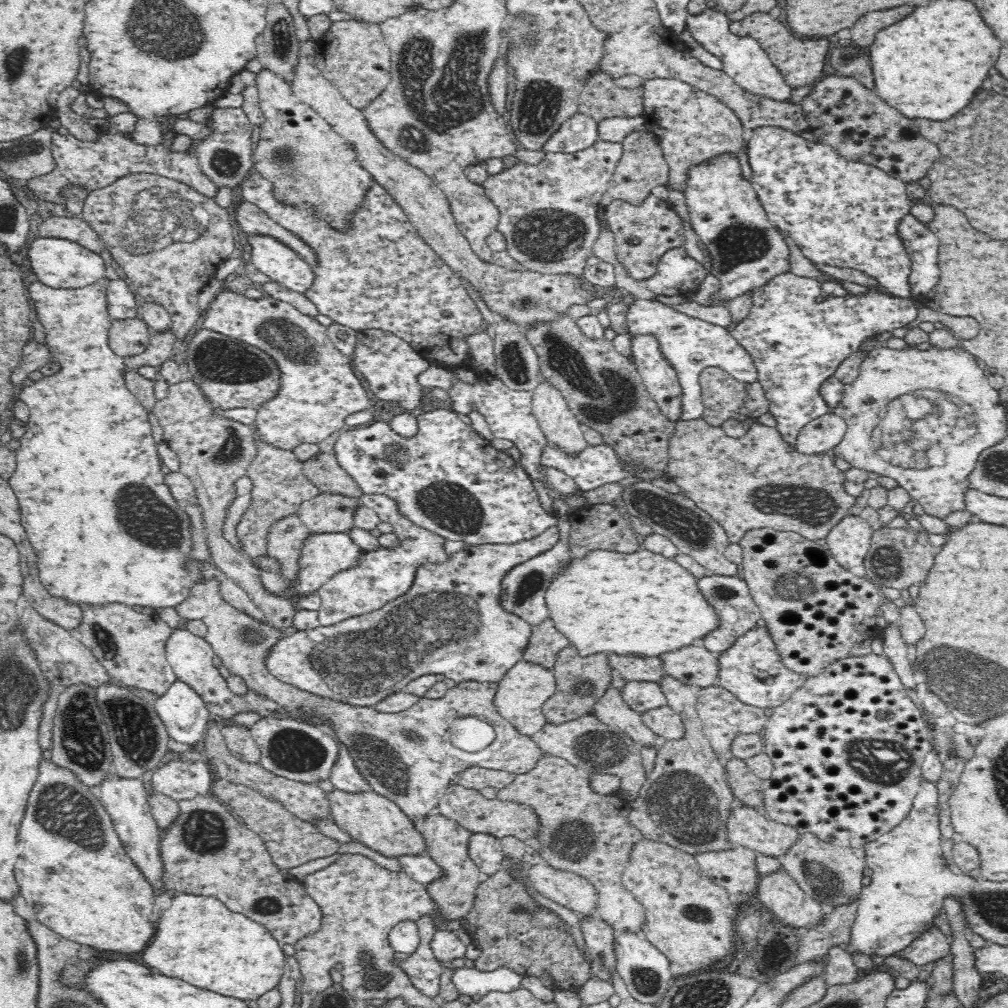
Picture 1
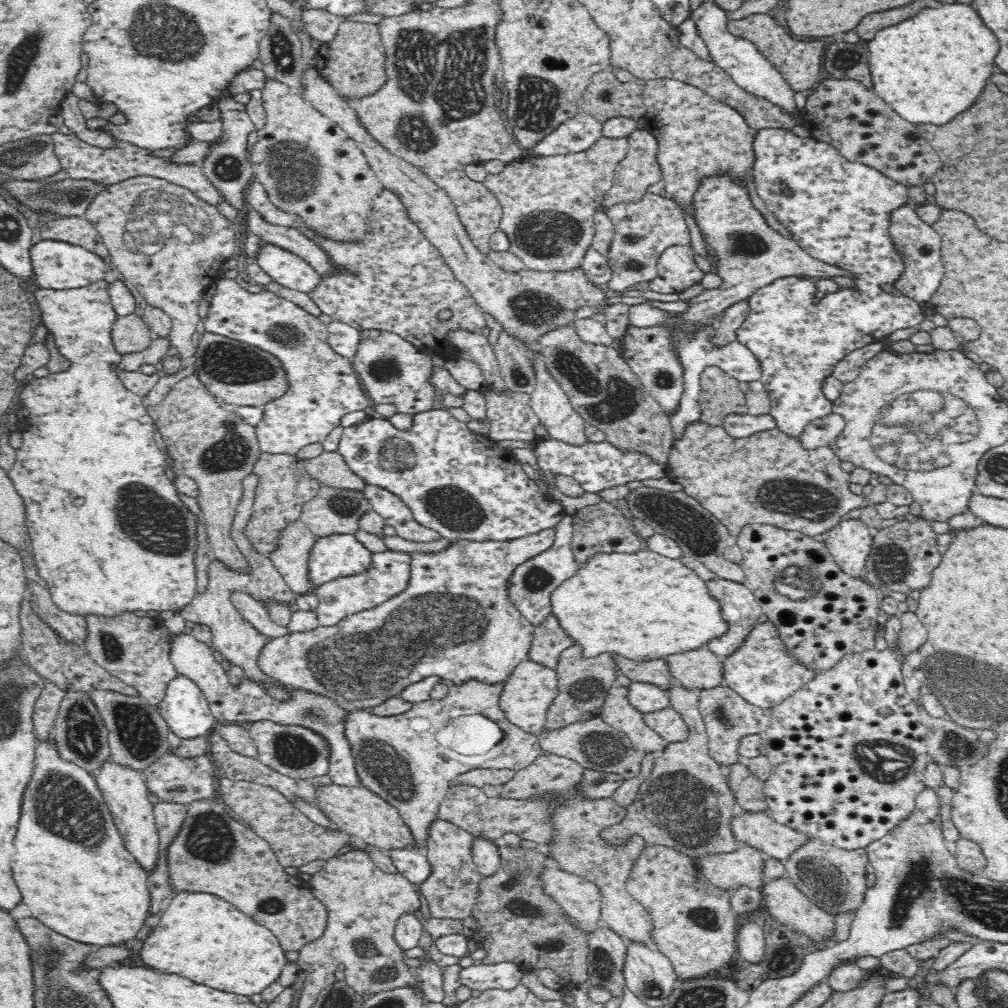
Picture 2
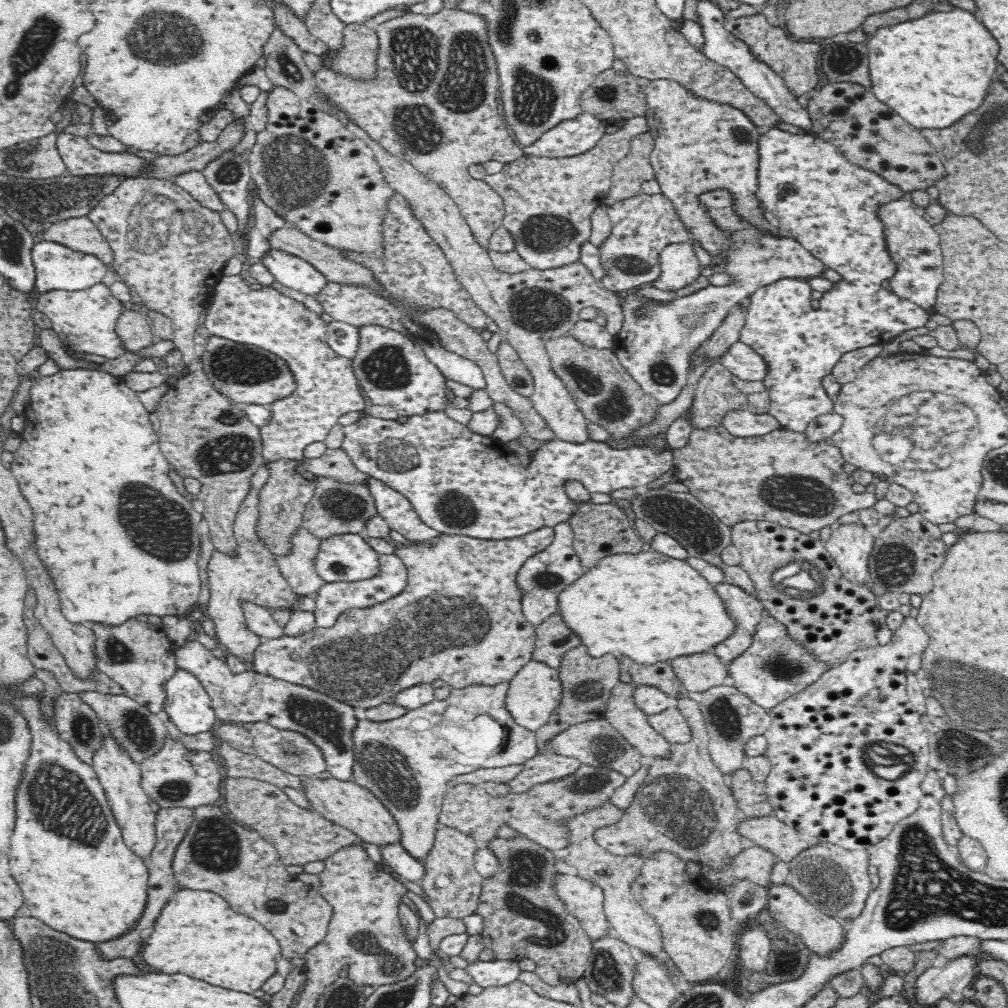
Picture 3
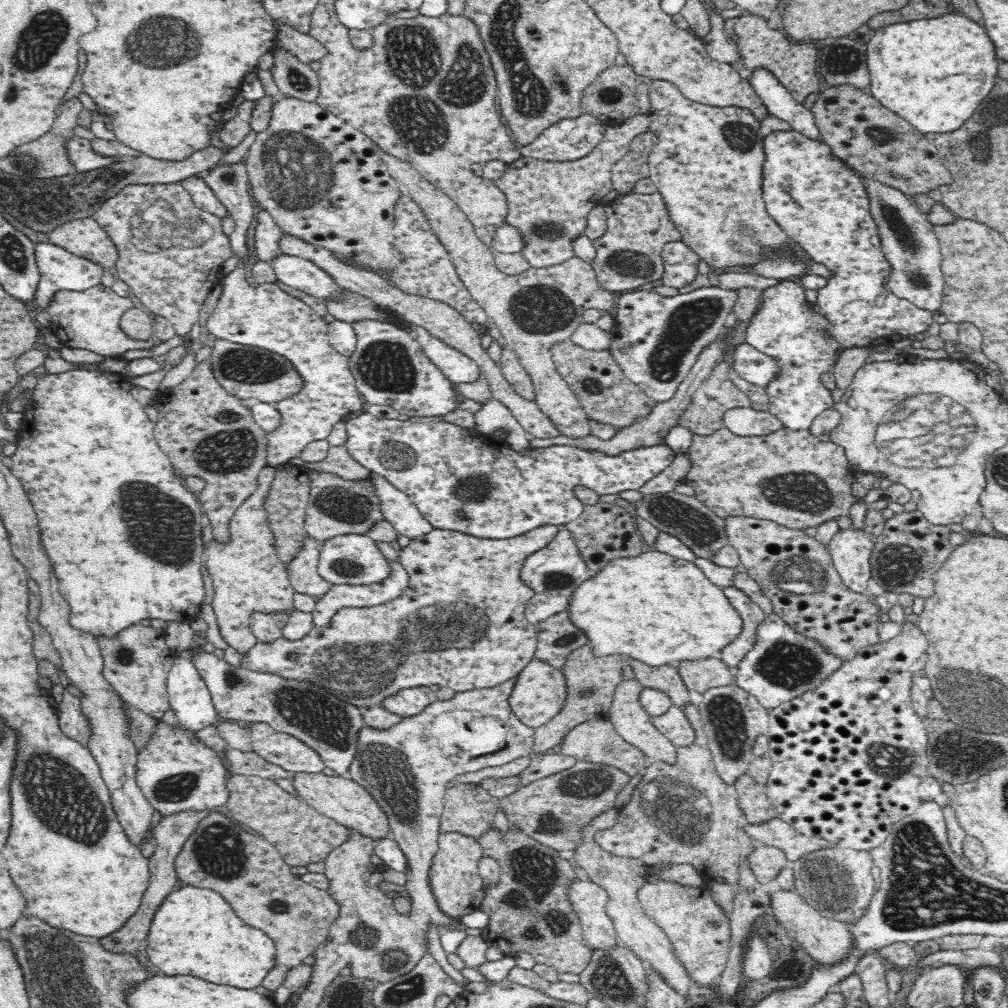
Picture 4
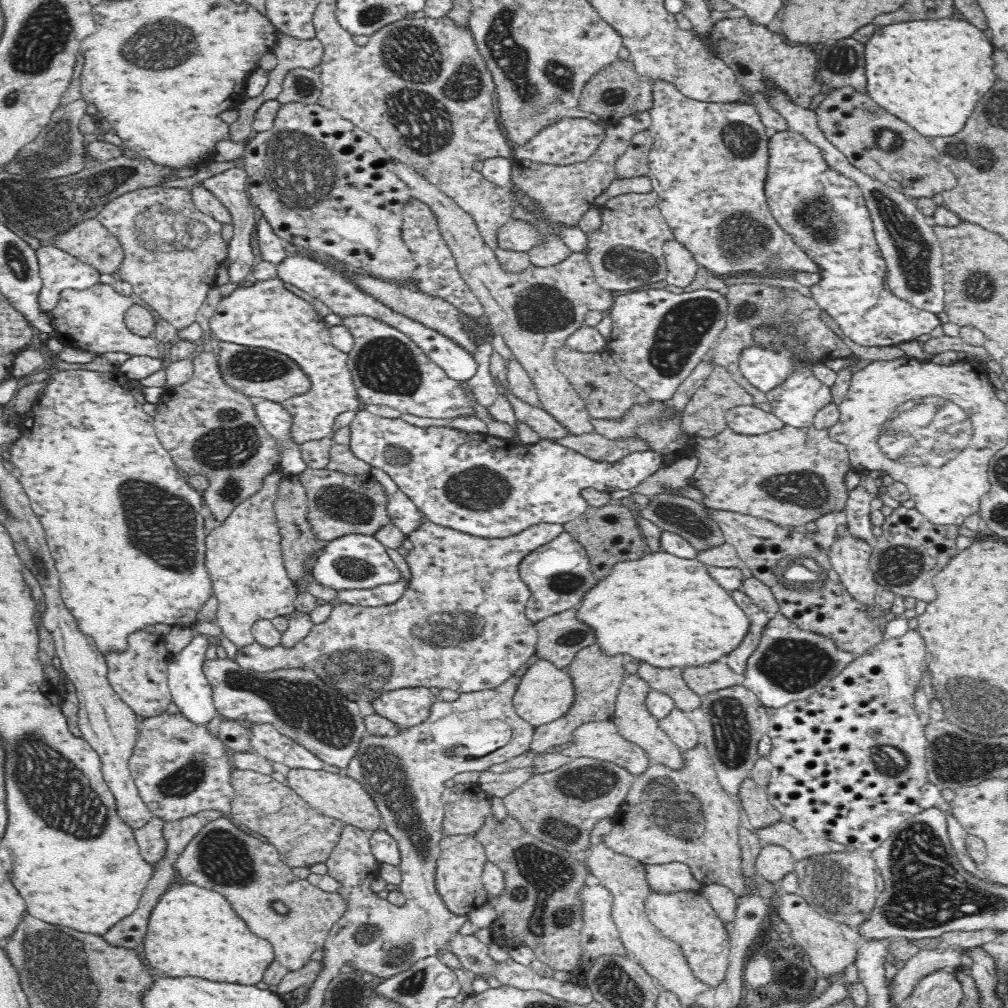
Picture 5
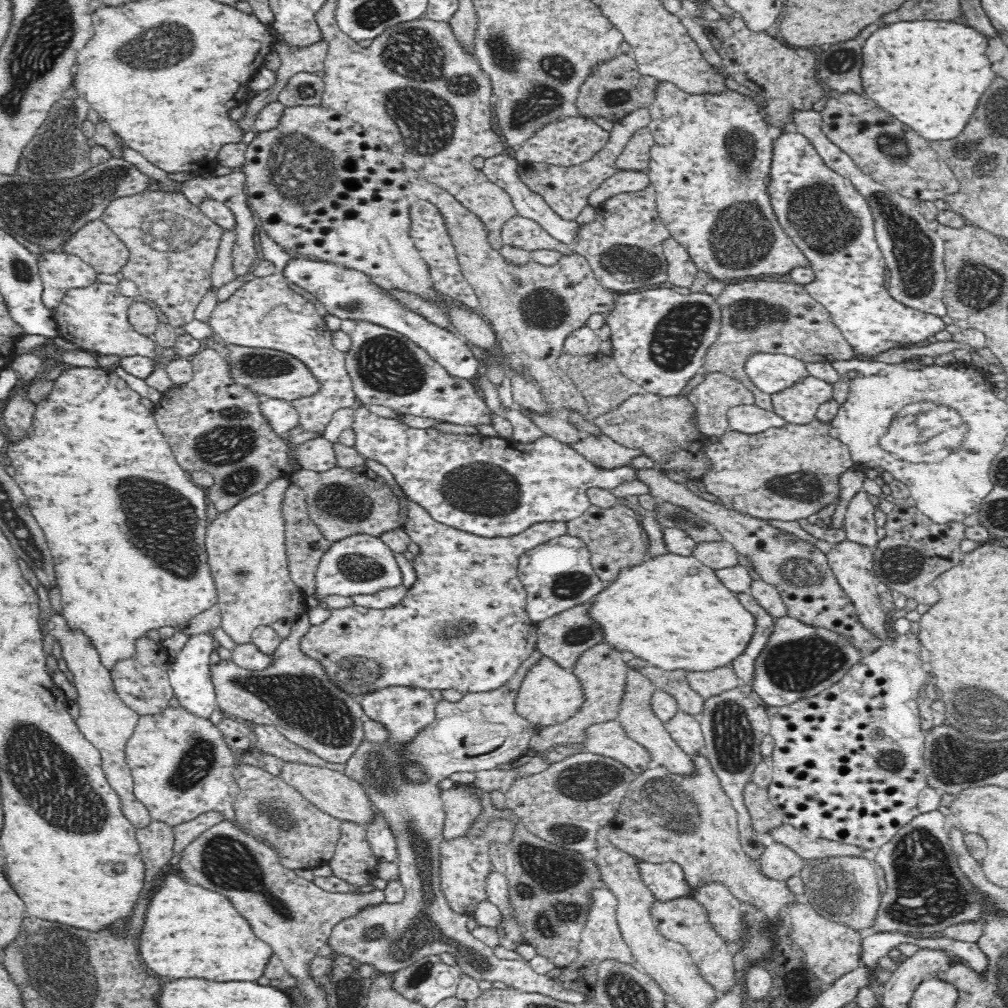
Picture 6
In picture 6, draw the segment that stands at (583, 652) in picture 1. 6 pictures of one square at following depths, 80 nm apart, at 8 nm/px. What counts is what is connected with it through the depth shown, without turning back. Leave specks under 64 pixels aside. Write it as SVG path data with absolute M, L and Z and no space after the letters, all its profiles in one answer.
M672 553L652 556L636 566L620 568L610 586L590 602L588 617L602 628L602 642L621 653L632 652L634 656L665 671L708 671L730 665L736 656L744 652L756 626L752 613L740 604L736 593L716 578L714 569L694 555L683 557Z

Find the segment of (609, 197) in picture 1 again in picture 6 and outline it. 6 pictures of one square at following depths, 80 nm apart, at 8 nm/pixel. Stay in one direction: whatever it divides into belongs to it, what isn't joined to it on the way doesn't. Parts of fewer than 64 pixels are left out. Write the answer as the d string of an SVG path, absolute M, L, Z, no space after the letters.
M648 127L638 129L616 159L616 168L624 171L647 172L649 152L654 143L653 134Z

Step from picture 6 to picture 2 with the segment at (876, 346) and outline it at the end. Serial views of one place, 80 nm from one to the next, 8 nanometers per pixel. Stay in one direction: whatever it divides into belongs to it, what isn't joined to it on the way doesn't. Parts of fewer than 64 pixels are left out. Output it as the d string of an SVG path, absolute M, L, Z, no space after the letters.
M762 128L756 132L752 140L752 173L754 184L756 185L756 194L762 198L768 212L792 234L792 238L800 245L800 248L804 250L809 256L820 262L849 270L852 274L857 276L856 282L857 288L845 288L836 291L835 293L827 293L823 298L816 302L817 286L813 278L799 277L799 276L786 276L779 278L774 282L763 286L752 296L749 296L747 302L750 305L750 312L747 319L742 322L742 326L738 328L736 332L737 341L742 343L746 348L750 349L762 369L760 381L764 384L765 391L768 393L768 397L771 402L770 414L776 421L778 430L784 432L784 434L798 438L805 426L808 426L810 421L815 421L817 418L822 418L824 415L832 413L833 402L828 400L822 392L822 384L826 377L829 377L834 370L834 367L840 362L847 354L850 354L853 350L858 350L867 344L878 342L880 338L890 335L896 328L916 328L925 320L924 313L922 313L922 304L908 298L902 294L899 294L897 286L895 284L899 281L899 278L903 275L905 264L904 258L900 255L900 252L895 247L895 242L889 233L891 225L891 216L893 212L906 204L911 204L906 191L906 186L888 178L887 175L882 174L879 170L872 168L861 162L848 162L847 158L844 158L836 147L833 147L829 143L820 142L819 139L813 139L812 137L802 138L797 136L791 130L782 128Z

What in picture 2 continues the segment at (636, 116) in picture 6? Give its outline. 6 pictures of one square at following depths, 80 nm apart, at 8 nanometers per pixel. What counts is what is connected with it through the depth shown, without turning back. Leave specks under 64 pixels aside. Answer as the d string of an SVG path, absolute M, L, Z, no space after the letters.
M600 137L588 150L572 154L541 156L511 161L498 174L488 175L483 185L498 199L502 208L499 229L506 233L512 252L531 271L564 272L580 269L595 233L594 214L601 209L607 190L613 185L616 166L628 151L628 139Z

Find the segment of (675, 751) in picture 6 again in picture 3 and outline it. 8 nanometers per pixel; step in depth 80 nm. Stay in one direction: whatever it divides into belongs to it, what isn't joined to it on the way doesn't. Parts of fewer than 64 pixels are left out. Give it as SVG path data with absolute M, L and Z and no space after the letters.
M619 681L610 692L602 718L643 756L666 758L670 756L671 743L649 726L647 714L636 706L632 698L634 688L634 682Z

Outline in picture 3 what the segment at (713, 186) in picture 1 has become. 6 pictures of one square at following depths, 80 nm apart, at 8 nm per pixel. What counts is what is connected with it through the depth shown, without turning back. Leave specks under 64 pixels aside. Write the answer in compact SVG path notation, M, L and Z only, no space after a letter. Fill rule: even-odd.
M714 188L708 192L702 192L698 196L698 201L706 206L706 217L728 235L728 250L723 255L726 258L724 273L728 275L729 282L724 286L708 285L693 294L684 297L676 297L671 302L663 305L650 305L646 303L644 297L630 294L621 296L623 299L623 313L625 316L622 330L615 336L615 346L613 351L620 359L621 365L628 371L634 380L643 388L646 394L649 394L660 405L670 404L680 394L680 391L686 386L689 379L690 354L706 341L708 336L720 326L720 322L726 318L726 314L732 306L740 305L756 292L757 288L762 288L772 284L782 278L806 279L810 277L822 277L827 266L818 261L808 250L806 250L796 239L785 238L780 234L770 234L763 228L755 226L751 222L744 220L735 211L733 204L735 198L733 194L725 188ZM642 308L647 310L643 317L636 315L636 310Z

